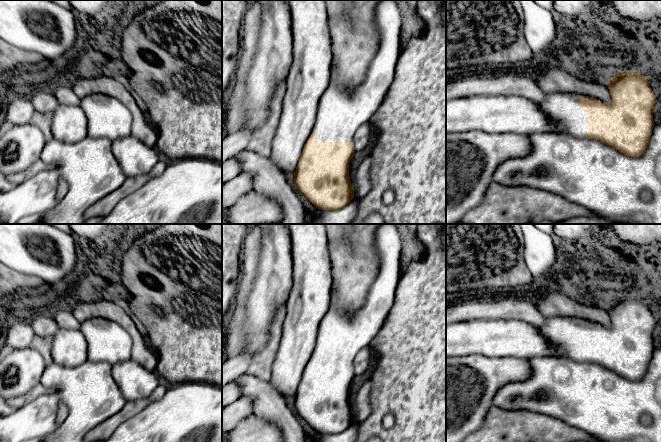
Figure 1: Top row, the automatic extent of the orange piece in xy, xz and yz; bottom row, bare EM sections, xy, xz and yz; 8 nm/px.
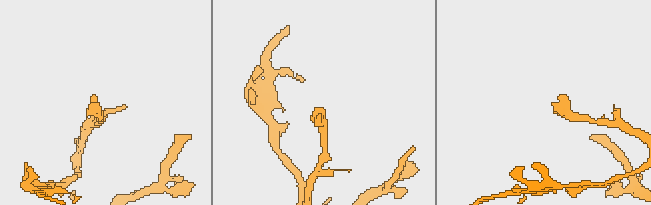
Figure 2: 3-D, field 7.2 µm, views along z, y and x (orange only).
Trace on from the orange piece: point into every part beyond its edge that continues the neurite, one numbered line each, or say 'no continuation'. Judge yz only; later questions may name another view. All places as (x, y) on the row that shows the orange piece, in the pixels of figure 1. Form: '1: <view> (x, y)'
1: yz (563, 107)

